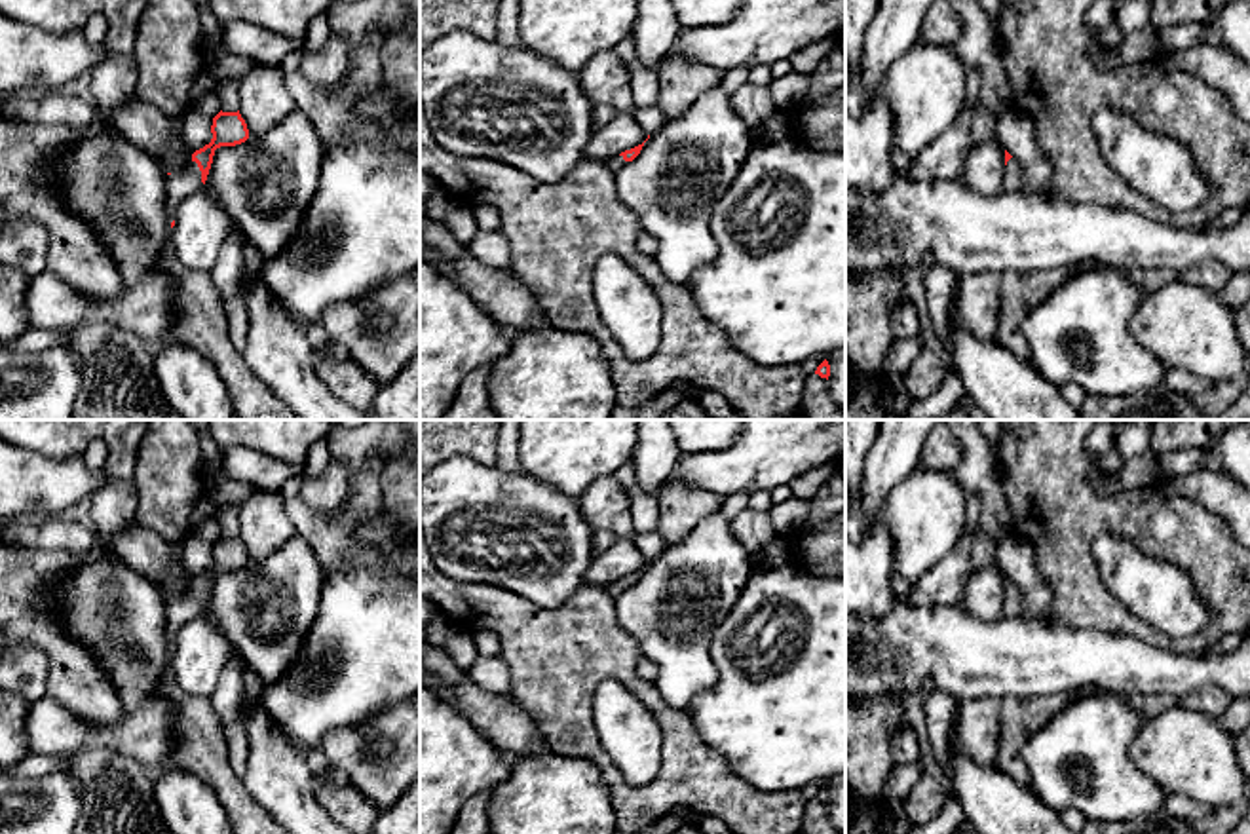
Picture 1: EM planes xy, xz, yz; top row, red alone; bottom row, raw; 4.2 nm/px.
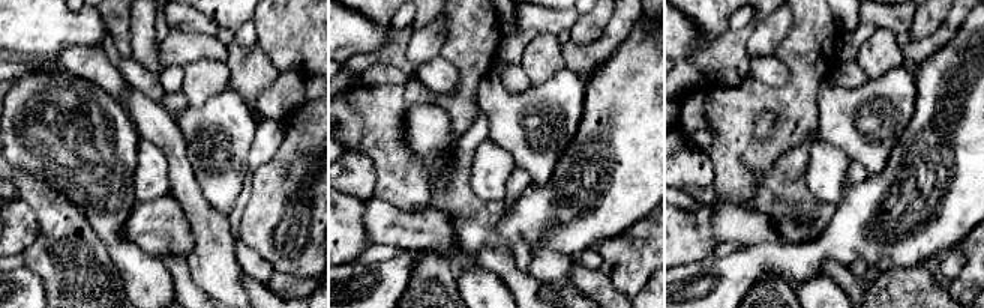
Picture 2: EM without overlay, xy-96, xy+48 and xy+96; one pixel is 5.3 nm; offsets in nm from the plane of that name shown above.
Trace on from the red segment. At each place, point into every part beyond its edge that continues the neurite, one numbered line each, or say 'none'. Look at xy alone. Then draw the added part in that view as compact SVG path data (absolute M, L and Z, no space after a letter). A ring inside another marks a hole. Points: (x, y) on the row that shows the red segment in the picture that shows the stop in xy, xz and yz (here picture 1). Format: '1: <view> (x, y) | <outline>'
1: xy (183, 183) | M190 161L182 171L171 173L167 177L167 224L175 220L177 205L182 198L196 194L203 188L201 171L196 161Z

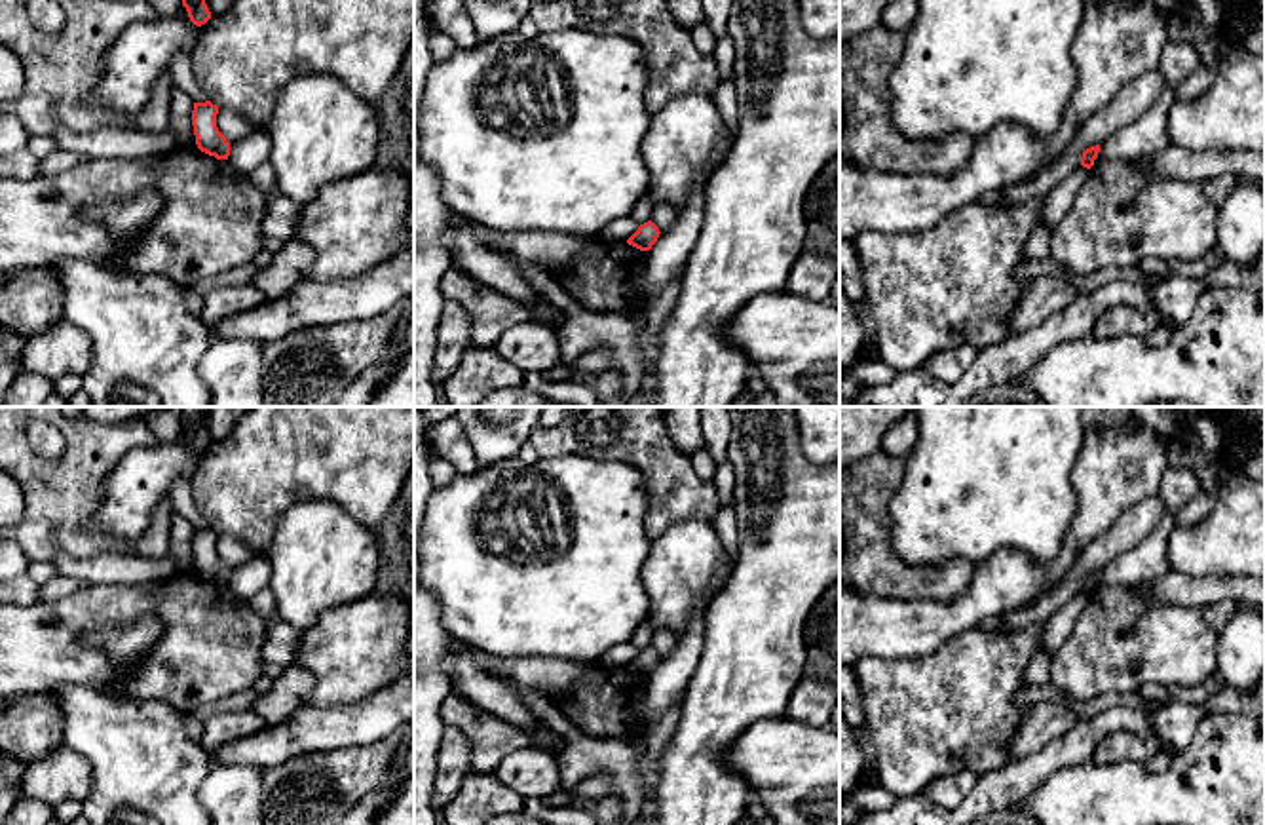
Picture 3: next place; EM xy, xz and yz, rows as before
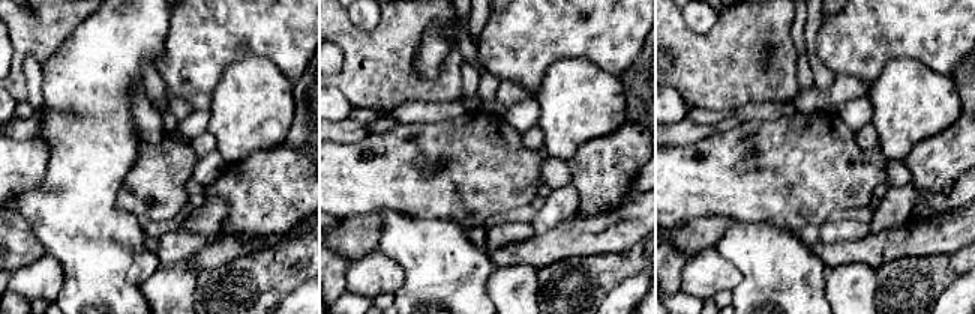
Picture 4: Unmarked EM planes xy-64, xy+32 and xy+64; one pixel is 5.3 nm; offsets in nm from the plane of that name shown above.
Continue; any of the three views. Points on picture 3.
none

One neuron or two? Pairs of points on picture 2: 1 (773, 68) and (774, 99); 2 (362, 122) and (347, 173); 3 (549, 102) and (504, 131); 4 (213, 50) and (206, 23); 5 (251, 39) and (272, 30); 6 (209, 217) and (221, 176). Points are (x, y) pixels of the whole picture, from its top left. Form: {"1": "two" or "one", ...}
{"1": "two", "2": "two", "3": "one", "4": "two", "5": "two", "6": "two"}

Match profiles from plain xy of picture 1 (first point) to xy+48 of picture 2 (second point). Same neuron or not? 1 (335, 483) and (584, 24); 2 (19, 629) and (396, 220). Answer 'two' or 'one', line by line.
1: one
2: two

